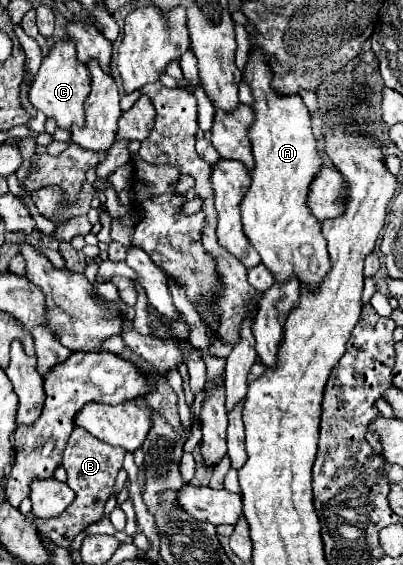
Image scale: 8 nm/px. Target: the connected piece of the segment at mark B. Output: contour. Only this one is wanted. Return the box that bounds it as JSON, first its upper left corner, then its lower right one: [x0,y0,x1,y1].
[26,427,124,547]

